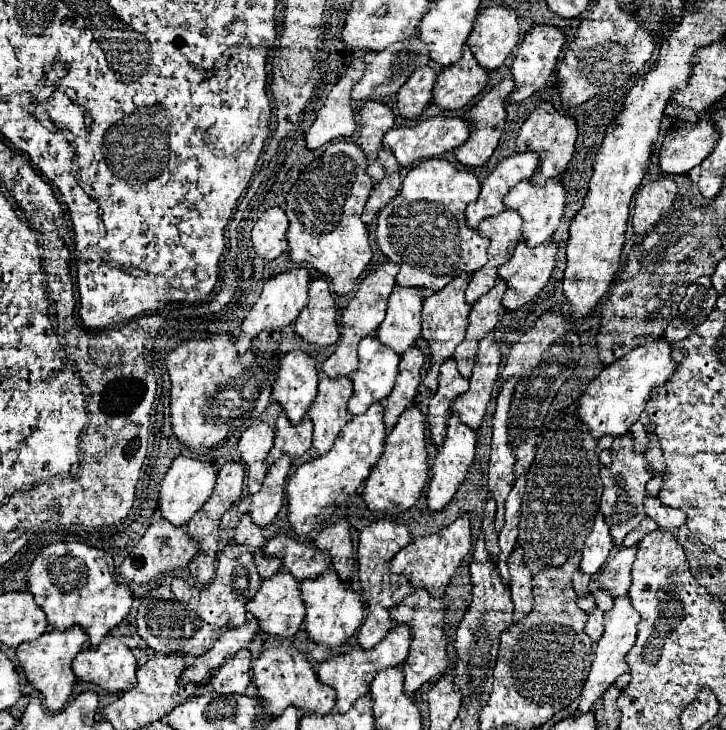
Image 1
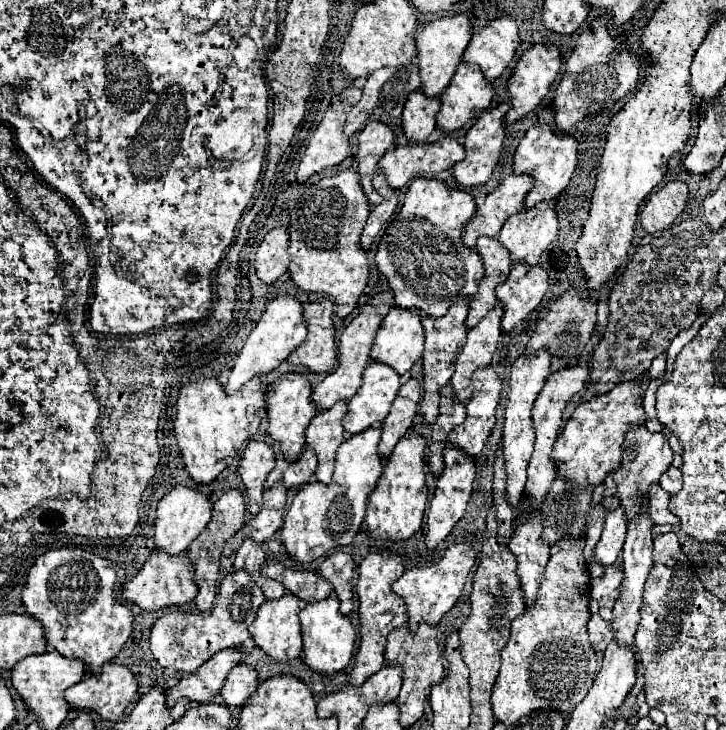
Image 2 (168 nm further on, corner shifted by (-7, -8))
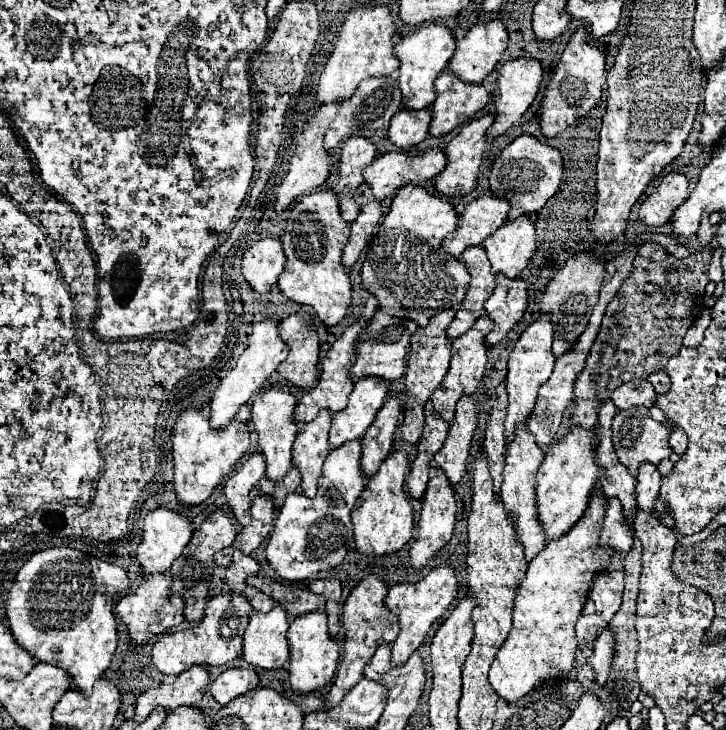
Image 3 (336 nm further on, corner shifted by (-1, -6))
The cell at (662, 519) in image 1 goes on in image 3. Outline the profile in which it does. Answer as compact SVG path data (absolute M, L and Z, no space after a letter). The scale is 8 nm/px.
M643 462L639 466L639 474L635 480L637 480L637 506L645 512L653 512L655 500L659 496L659 482L661 482L661 474L657 466Z

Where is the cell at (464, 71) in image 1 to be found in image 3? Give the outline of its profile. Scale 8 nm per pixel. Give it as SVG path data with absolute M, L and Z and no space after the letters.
M449 70L441 72L435 80L437 98L431 106L433 120L429 126L431 136L443 136L457 126L471 120L479 110L485 108L489 94L479 84L465 84Z

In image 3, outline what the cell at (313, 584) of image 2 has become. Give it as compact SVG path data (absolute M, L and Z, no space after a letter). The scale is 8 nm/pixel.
M257 576L247 578L247 584L265 592L269 598L273 598L277 604L281 604L283 610L293 618L309 614L309 612L325 610L325 598L309 592L305 586L275 582L271 578L257 578Z

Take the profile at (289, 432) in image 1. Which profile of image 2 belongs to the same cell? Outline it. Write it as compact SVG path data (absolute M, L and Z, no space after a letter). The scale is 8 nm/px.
M305 446L299 460L295 460L295 464L289 464L287 470L283 472L283 484L287 488L307 484L311 480L311 474L315 472L315 466L317 466L315 452L309 446Z

